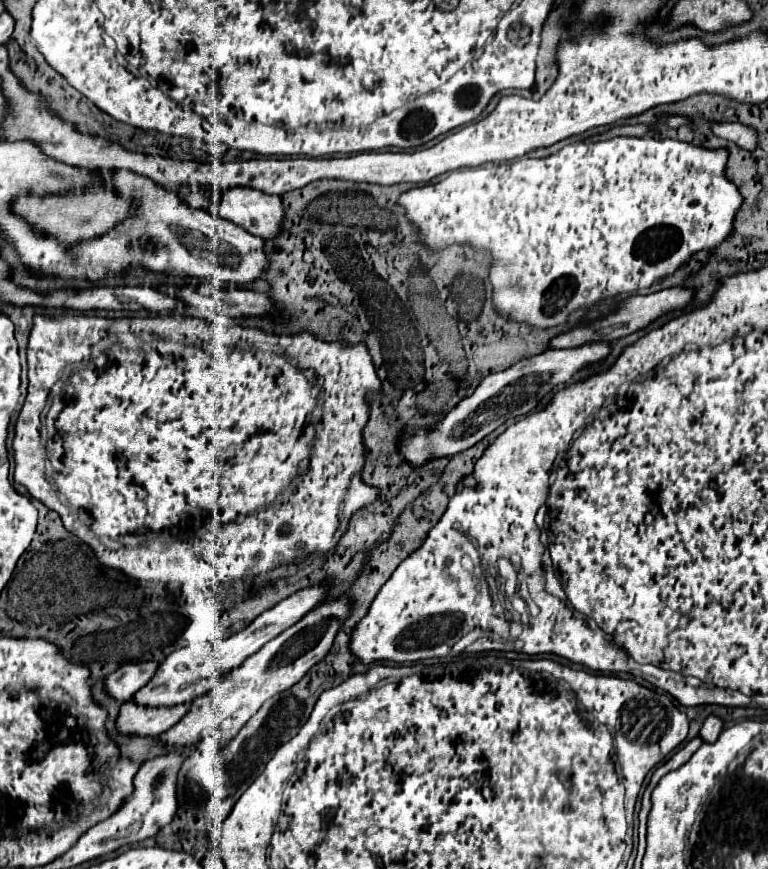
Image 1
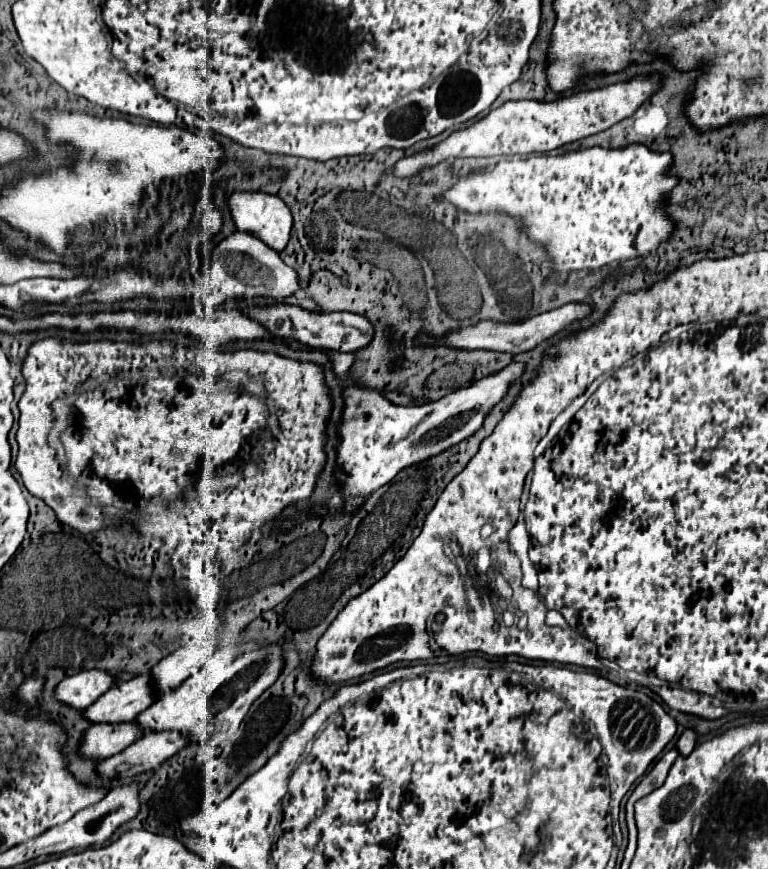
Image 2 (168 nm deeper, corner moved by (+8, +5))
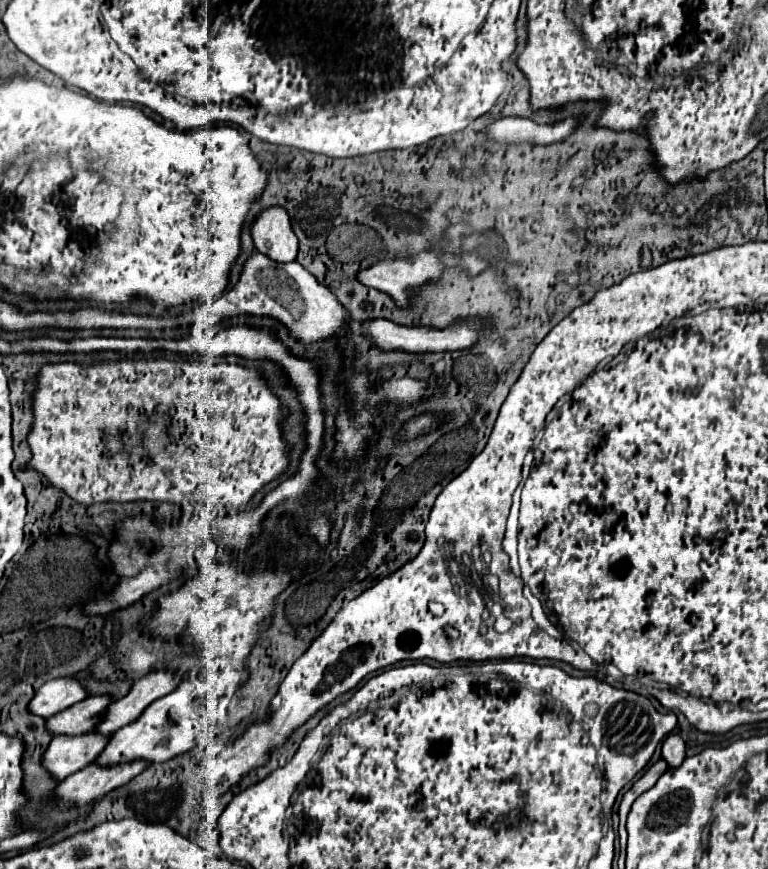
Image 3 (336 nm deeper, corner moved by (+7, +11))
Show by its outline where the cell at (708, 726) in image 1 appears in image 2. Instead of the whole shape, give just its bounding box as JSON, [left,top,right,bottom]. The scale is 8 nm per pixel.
[676,729,696,757]

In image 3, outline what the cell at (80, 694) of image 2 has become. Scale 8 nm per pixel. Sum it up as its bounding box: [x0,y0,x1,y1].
[29,677,89,717]

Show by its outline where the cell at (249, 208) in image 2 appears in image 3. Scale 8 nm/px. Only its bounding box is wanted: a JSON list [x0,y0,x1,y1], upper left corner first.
[251,207,297,263]

